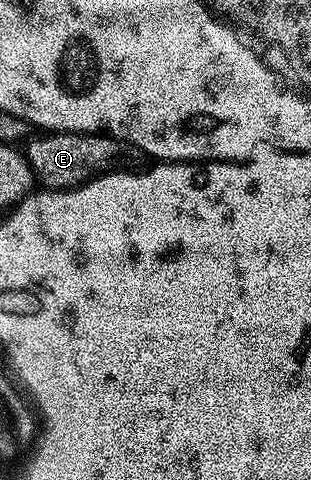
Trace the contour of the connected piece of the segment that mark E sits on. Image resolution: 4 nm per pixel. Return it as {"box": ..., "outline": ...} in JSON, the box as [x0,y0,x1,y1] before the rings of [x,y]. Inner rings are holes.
{"box":[26,131,126,191],"outline":[[[54,131],[37,135],[40,135],[37,139],[32,137],[27,140],[26,158],[29,166],[32,167],[35,182],[41,188],[50,191],[69,191],[71,187],[81,187],[84,183],[89,183],[97,175],[107,172],[113,165],[119,164],[116,162],[123,157],[124,151],[126,152],[125,144],[121,143],[119,139],[113,139],[110,135],[83,135],[73,131]]]}

